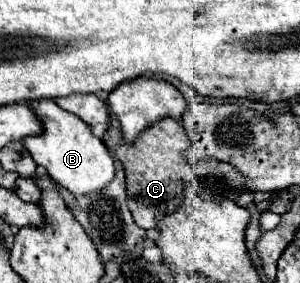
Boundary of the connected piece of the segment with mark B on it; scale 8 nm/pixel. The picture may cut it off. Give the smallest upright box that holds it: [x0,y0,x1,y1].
[22,99,114,197]

